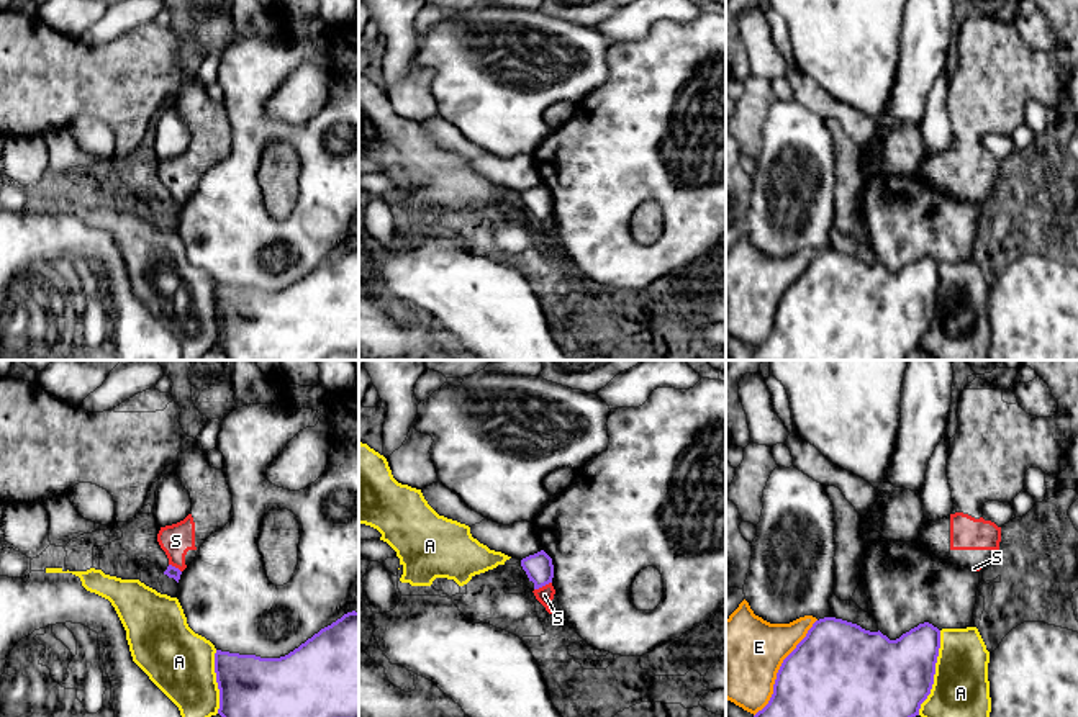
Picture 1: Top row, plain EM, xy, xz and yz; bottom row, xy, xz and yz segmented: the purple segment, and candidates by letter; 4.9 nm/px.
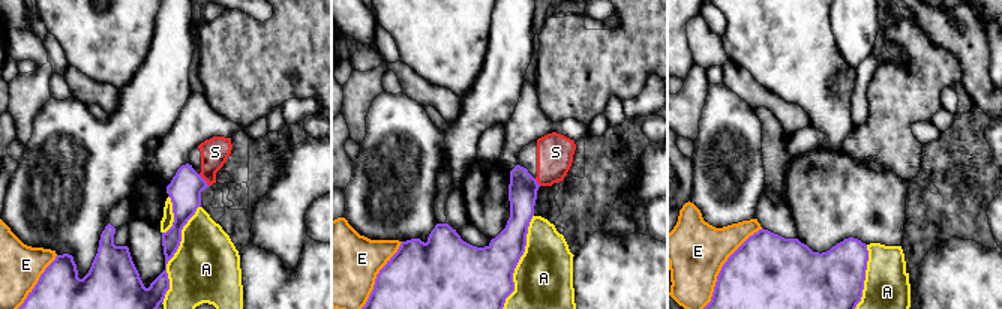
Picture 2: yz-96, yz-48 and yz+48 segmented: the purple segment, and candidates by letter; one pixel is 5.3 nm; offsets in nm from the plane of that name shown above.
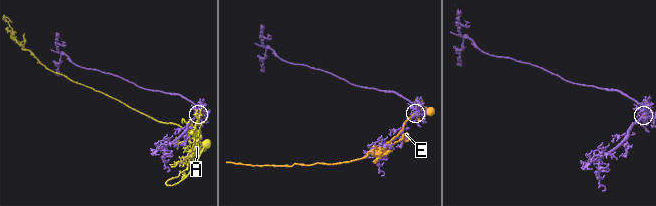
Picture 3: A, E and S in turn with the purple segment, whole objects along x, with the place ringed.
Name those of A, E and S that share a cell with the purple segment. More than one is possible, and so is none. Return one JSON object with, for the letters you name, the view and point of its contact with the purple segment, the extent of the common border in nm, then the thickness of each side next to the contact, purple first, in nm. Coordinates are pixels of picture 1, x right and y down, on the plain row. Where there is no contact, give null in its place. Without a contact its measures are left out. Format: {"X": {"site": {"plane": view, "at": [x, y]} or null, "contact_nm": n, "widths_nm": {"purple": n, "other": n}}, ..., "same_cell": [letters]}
{"same_cell": []}

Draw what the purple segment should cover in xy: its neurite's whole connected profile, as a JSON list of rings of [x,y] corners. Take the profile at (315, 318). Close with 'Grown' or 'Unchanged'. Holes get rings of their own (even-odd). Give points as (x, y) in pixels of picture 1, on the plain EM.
[[[359,246],[344,247],[280,291],[216,283],[218,347],[229,360],[328,360],[334,354],[359,355]]]. Unchanged

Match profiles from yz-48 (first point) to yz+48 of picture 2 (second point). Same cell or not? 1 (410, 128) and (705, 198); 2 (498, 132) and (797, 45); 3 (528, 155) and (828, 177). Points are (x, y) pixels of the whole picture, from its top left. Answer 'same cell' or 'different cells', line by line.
1: same cell
2: same cell
3: different cells

